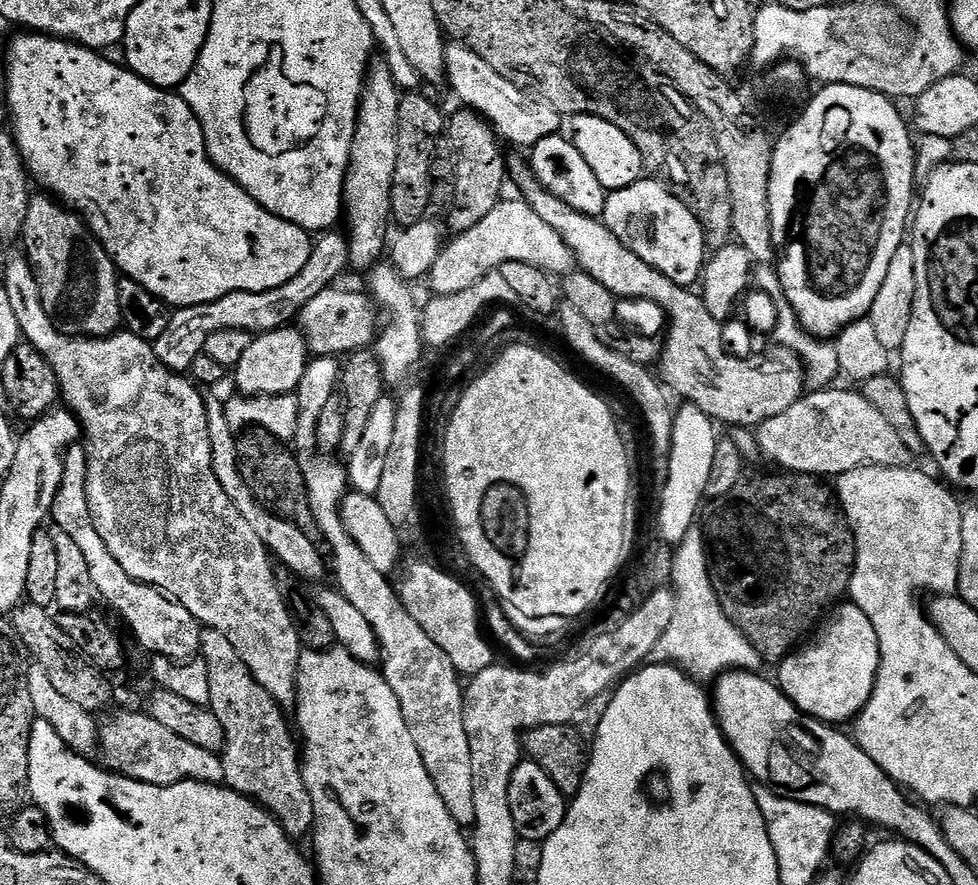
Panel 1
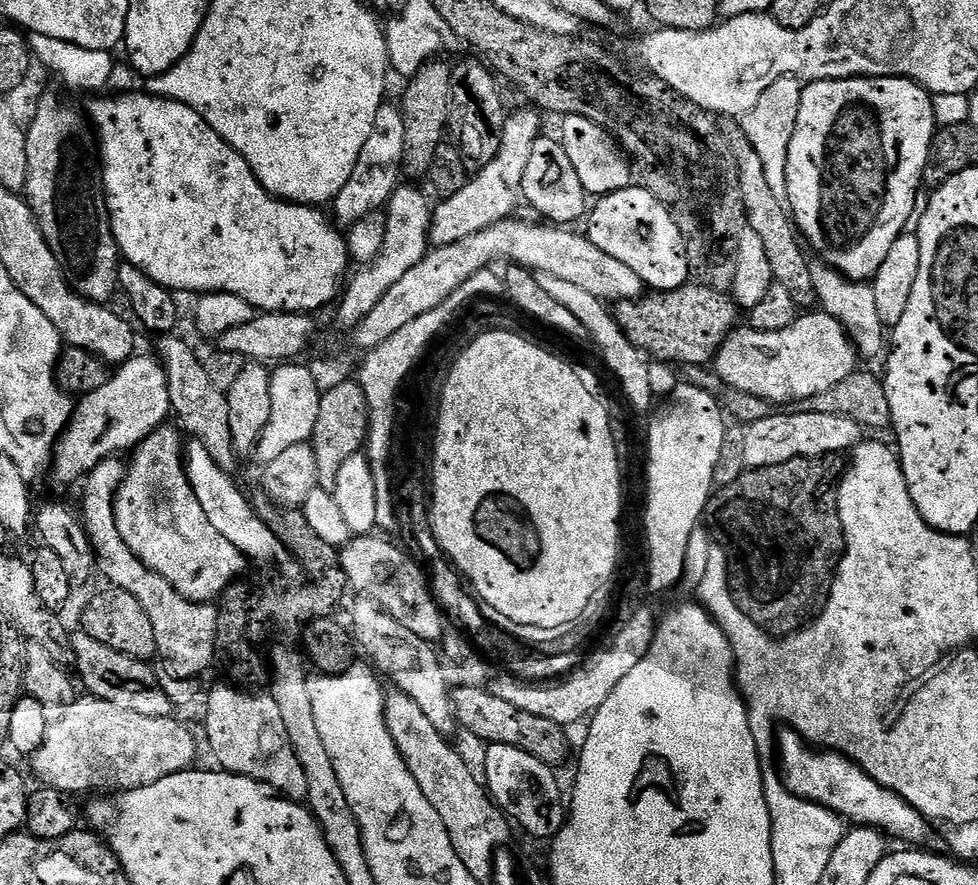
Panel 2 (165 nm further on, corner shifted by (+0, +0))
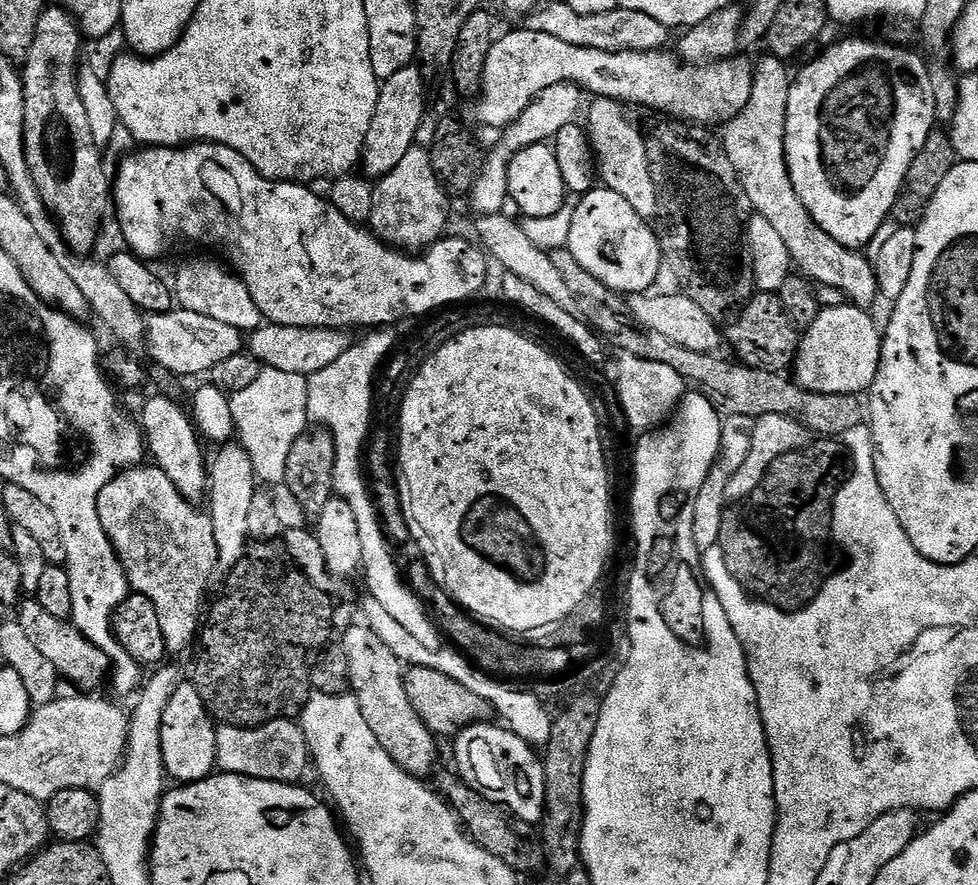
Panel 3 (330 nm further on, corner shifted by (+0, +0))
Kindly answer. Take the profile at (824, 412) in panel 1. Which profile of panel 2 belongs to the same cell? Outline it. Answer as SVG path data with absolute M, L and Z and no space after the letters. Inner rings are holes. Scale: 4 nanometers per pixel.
M799 410L789 412L792 412L789 416L769 414L766 418L762 418L762 422L747 425L744 462L748 468L774 466L778 462L803 456L848 454L861 443L861 426L850 418L842 418L838 414L814 414Z

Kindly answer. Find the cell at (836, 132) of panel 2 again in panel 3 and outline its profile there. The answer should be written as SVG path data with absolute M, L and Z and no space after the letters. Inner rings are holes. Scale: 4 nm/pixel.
M840 40L832 44L817 60L812 60L800 73L795 73L790 98L786 106L786 126L784 127L784 157L788 159L788 173L794 182L794 190L806 206L810 218L834 238L834 242L842 242L847 248L863 249L877 234L880 227L890 220L892 207L896 205L898 194L906 182L906 174L922 146L926 146L926 138L937 127L936 107L934 106L934 86L930 86L929 61L924 61L916 52L908 48L899 48L896 44L879 44L876 40Z

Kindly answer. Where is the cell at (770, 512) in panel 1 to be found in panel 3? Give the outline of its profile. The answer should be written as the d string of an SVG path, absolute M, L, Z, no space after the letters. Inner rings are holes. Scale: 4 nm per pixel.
M820 438L811 446L801 451L782 454L782 458L778 458L768 467L768 472L762 478L758 490L754 490L754 494L750 494L744 500L733 503L731 507L725 511L724 517L722 518L722 534L720 535L718 547L728 560L728 568L740 579L740 584L746 591L764 600L767 604L773 604L785 610L799 610L815 600L818 593L824 589L824 582L830 575L830 567L828 568L828 544L830 548L830 541L832 540L832 501L836 499L836 493L840 491L840 487L842 487L849 475L850 453L848 449L844 447L839 439Z

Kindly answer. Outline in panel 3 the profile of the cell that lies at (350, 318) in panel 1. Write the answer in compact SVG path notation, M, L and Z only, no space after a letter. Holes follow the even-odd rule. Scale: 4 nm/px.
M183 310L171 312L157 312L149 315L146 320L146 344L152 348L152 356L168 371L176 376L200 376L211 373L218 362L225 358L234 358L234 354L245 351L245 333L238 331L234 326L226 326L226 322L218 322L215 318L206 318L206 314L194 314Z

